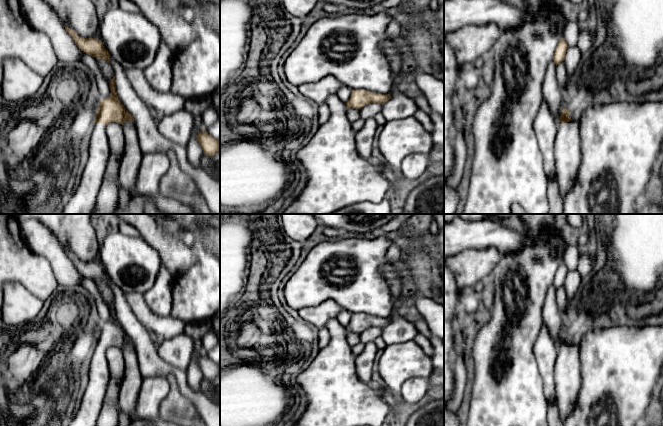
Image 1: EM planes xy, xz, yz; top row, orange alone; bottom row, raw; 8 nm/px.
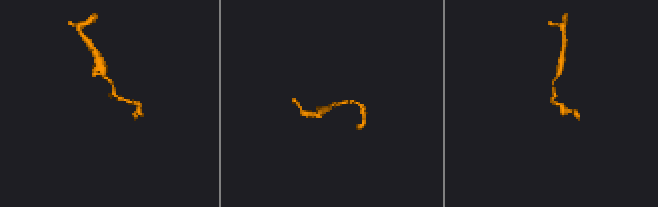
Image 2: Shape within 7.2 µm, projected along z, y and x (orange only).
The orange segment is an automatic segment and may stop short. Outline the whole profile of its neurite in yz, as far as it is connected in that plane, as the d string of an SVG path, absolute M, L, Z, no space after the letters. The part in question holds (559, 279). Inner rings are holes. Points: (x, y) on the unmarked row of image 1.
M562 262L557 268L557 271L555 273L553 283L552 283L554 287L556 288L556 290L559 287L564 285L567 273L568 273L567 266L565 265L564 262Z

